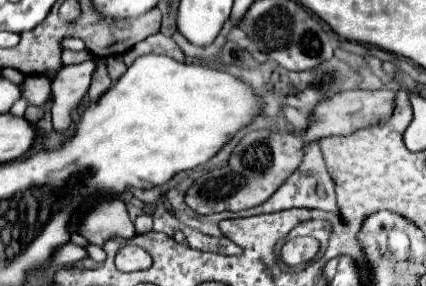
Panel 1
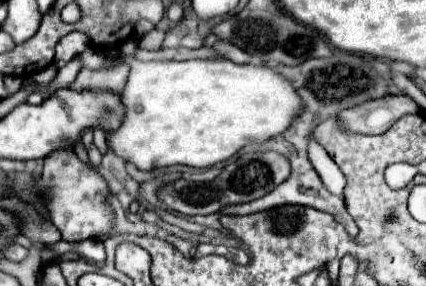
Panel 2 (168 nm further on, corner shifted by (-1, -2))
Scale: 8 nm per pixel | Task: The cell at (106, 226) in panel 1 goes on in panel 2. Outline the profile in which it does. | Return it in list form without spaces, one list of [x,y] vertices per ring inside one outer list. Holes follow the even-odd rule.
[[[72,148],[54,150],[44,158],[44,172],[38,180],[38,186],[44,188],[46,208],[64,240],[80,242],[106,236],[114,230],[114,210],[110,206],[108,182],[96,168],[86,166]]]

